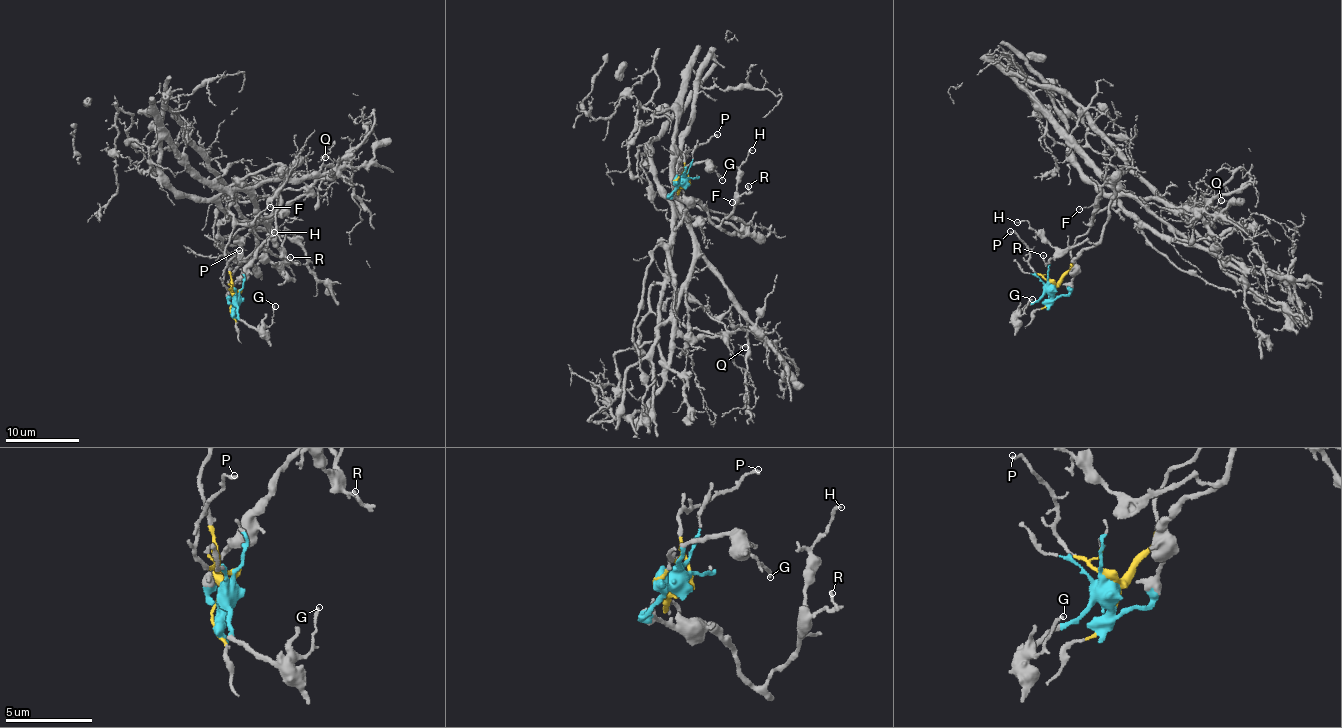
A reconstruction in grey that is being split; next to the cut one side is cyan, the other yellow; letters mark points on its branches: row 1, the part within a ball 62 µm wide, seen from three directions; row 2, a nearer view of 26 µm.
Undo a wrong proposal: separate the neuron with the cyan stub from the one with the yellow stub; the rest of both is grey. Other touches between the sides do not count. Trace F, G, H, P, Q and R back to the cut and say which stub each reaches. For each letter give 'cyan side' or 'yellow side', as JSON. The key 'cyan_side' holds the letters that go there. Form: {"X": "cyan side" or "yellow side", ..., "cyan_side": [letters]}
{"F": "yellow side", "G": "cyan side", "H": "cyan side", "P": "yellow side", "Q": "yellow side", "R": "cyan side", "cyan_side": ["G", "H", "R"]}

